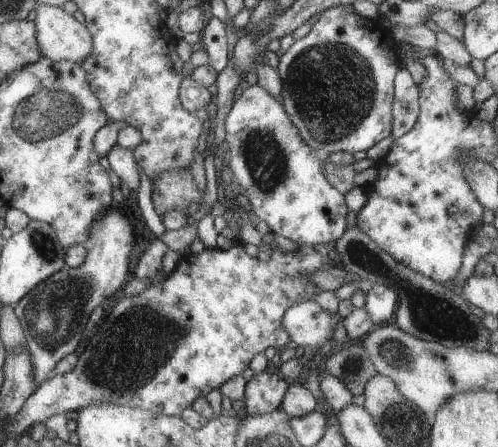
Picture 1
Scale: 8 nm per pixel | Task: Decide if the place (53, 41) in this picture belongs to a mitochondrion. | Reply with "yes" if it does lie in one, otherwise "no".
no

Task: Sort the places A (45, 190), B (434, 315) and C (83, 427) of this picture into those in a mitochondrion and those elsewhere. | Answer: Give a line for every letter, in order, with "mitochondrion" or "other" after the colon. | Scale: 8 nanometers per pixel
A: other
B: mitochondrion
C: other

